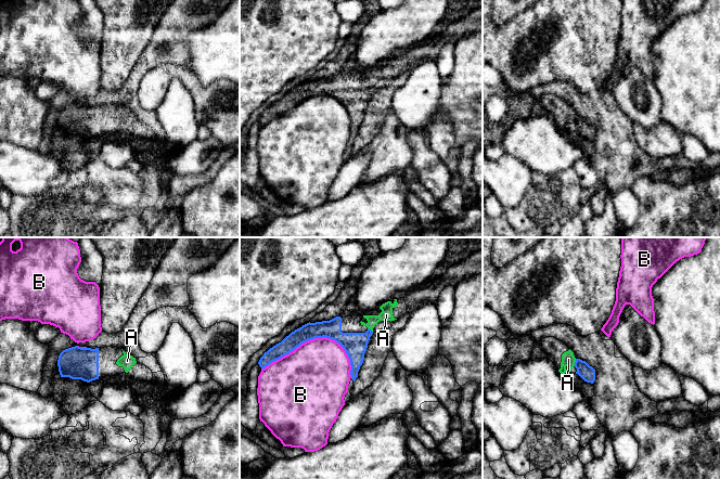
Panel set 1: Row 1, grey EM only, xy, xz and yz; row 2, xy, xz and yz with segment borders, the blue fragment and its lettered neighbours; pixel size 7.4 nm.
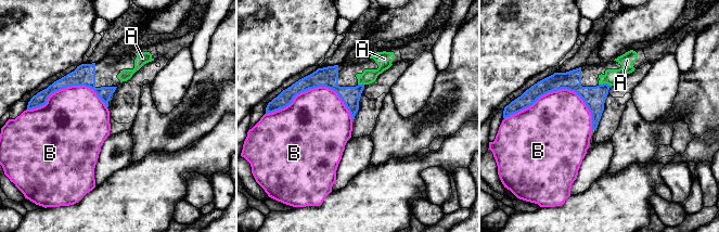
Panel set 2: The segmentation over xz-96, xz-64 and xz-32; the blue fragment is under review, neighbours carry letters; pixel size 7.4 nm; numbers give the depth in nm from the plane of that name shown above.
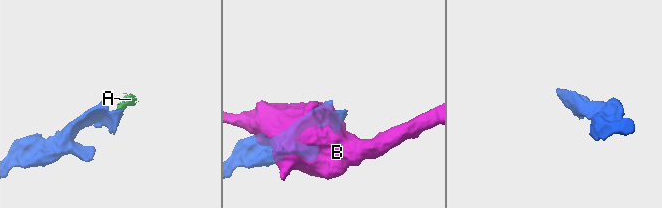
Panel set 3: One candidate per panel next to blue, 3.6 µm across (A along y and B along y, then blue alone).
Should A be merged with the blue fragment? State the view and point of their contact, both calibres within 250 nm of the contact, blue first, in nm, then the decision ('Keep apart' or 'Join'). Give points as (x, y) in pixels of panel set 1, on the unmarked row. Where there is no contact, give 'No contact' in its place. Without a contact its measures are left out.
Touches blue at yz (575, 119). Thickness 110 nm (blue) against 100 nm. Join

